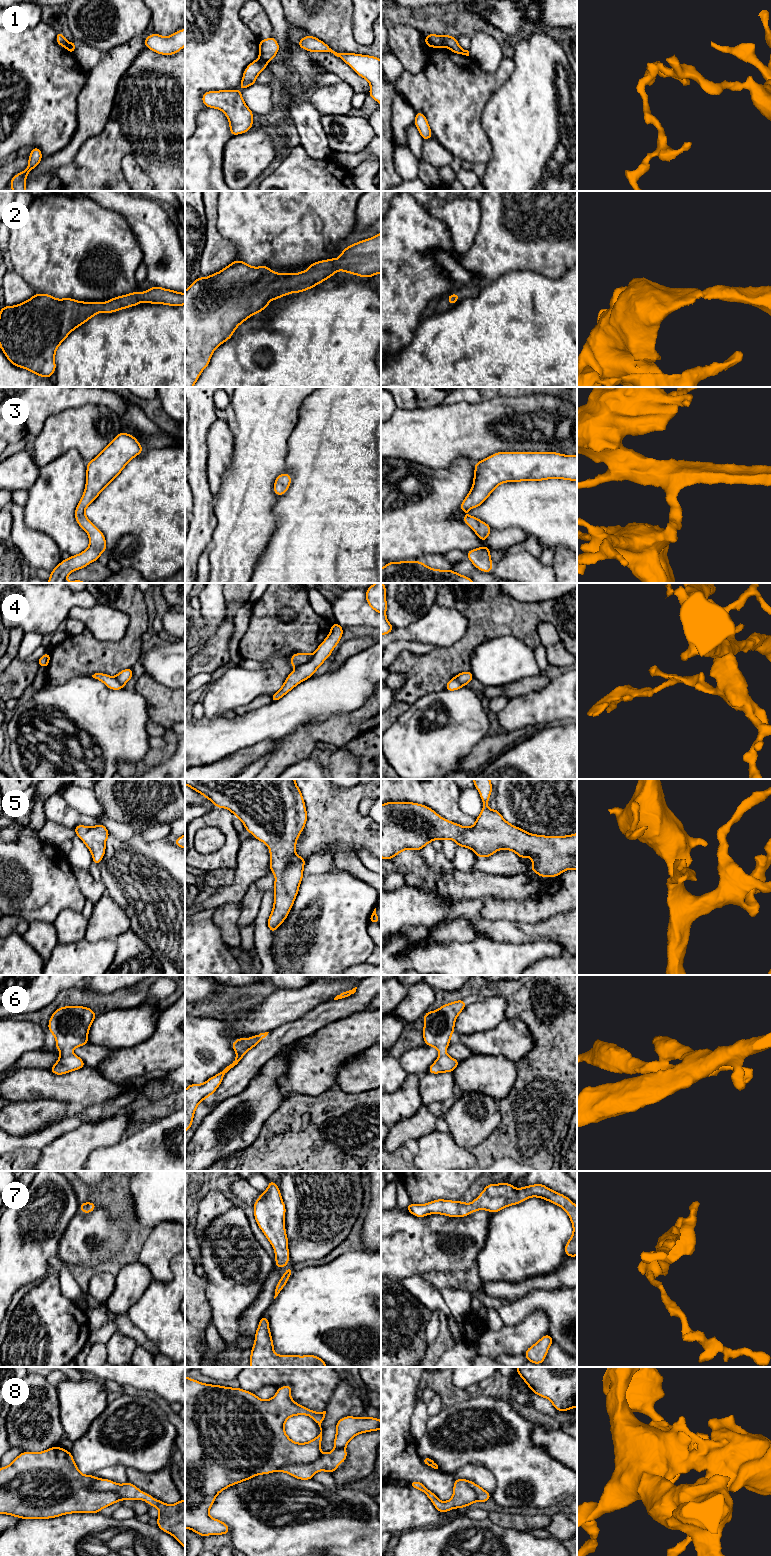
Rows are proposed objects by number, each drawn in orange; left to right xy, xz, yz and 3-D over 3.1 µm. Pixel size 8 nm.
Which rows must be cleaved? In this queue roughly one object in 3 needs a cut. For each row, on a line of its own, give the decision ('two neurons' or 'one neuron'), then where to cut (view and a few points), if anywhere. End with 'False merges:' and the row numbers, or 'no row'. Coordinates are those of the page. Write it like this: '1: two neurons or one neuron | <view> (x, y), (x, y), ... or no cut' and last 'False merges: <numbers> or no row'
1: two neurons | yz (441, 37), (444, 45)
2: one neuron | no cut
3: one neuron | no cut
4: two neurons | xz (313, 654), (307, 662), (297, 667)
5: one neuron | no cut
6: one neuron | no cut
7: one neuron | no cut
8: one neuron | no cut
False merges: 1, 4

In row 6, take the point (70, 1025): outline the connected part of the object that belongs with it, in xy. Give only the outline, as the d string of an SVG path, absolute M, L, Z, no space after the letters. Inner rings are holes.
M76 1005L60 1007L52 1014L48 1029L55 1036L56 1049L61 1054L49 1071L63 1075L85 1066L84 1061L71 1051L88 1043L88 1032L95 1017L92 1009Z

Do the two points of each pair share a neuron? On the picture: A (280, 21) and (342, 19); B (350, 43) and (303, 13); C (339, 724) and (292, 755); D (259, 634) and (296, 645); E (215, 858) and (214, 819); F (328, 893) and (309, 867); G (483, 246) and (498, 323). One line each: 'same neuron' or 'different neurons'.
A: different neurons
B: same neuron
C: same neuron
D: same neuron
E: same neuron
F: different neurons
G: different neurons

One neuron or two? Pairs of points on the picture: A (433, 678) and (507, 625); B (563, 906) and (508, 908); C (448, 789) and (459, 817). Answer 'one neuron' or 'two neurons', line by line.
A: one neuron
B: one neuron
C: one neuron

